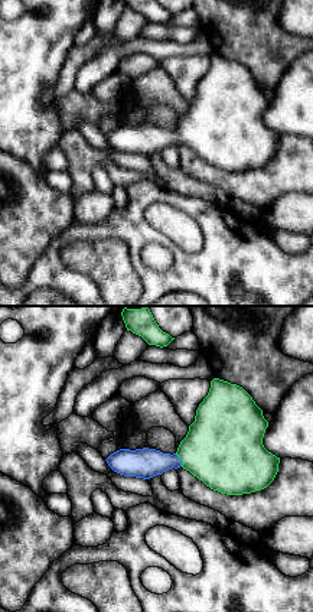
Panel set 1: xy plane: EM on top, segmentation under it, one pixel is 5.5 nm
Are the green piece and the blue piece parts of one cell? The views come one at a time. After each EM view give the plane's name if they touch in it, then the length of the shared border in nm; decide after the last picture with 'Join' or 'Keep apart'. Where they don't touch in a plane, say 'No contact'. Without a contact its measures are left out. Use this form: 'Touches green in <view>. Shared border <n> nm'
Touches green in xy. Shared border 80 nm

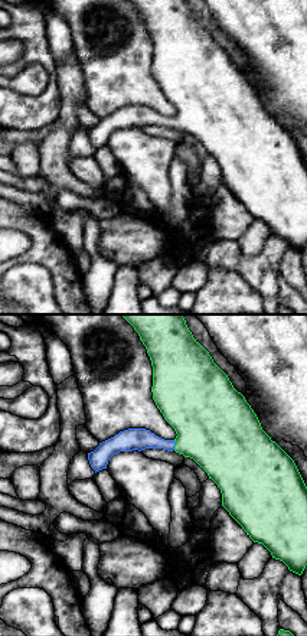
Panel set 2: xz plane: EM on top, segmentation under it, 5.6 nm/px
Touches green in xz. Shared border 60 nm

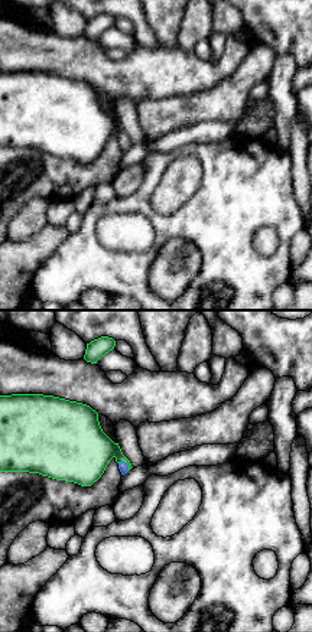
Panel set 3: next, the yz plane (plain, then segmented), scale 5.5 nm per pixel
Touches green in yz. Shared border 80 nm

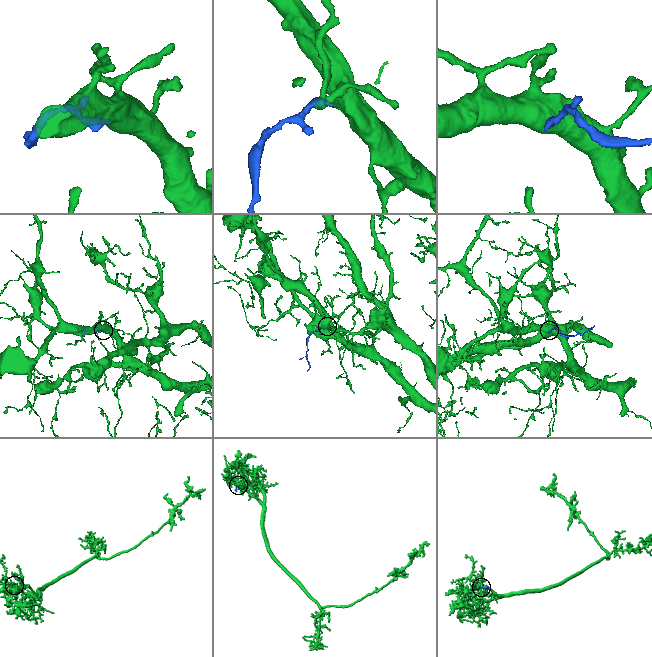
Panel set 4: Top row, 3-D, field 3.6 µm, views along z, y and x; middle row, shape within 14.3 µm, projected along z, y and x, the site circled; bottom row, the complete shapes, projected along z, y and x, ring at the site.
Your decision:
Join

